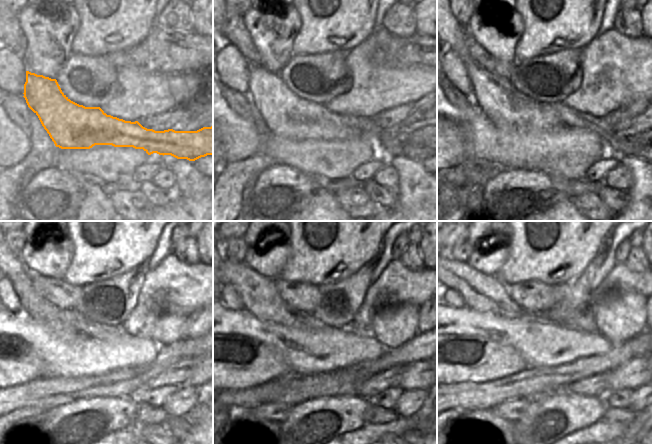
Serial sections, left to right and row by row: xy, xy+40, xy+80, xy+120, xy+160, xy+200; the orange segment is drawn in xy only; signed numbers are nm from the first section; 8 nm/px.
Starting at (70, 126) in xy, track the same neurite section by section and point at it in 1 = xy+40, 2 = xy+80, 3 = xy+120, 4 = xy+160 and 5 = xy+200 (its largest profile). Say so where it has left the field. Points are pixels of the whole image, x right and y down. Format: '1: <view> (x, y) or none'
1: xy+40 (285, 114)
2: xy+80 (495, 95)
3: xy+120 (38, 308)
4: xy+160 (259, 295)
5: xy+200 (483, 293)

